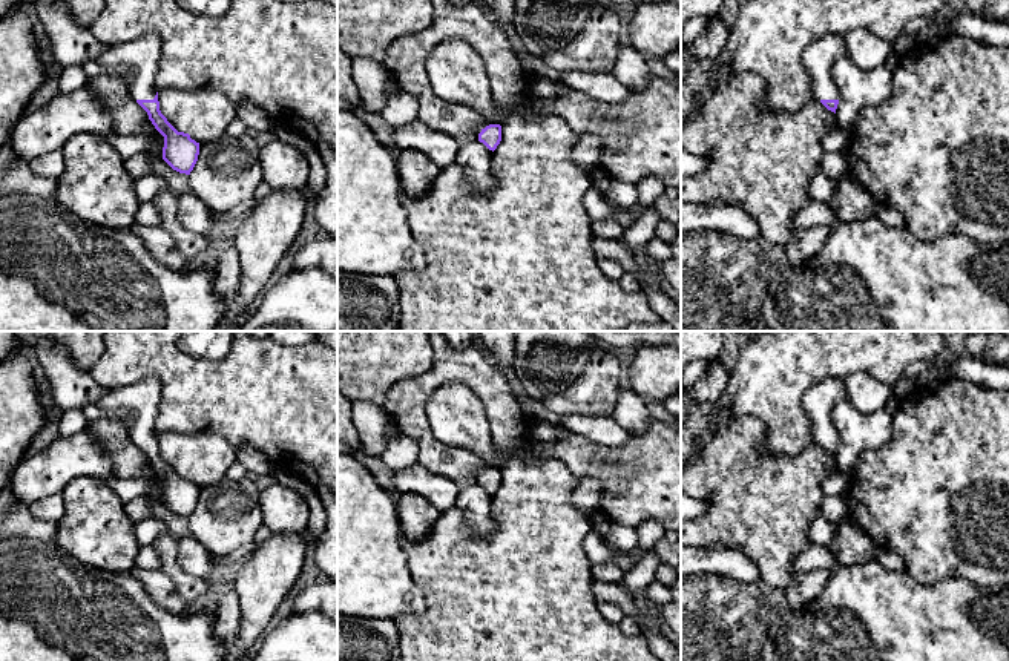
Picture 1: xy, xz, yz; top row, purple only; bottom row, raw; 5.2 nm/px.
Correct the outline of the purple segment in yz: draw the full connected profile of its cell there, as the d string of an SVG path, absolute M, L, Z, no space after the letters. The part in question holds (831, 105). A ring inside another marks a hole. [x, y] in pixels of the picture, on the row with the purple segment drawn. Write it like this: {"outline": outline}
{"outline": "M836 34L810 44L802 55L802 63L811 77L814 98L834 113L840 90L831 78L831 67L846 57L848 51L843 43L843 35Z"}

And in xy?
{"outline": "M146 34L127 43L109 44L95 61L104 69L129 67L132 71L126 80L129 92L164 136L163 159L173 170L190 175L198 161L199 143L189 133L178 132L159 110L155 77L161 54L161 38L156 34Z"}

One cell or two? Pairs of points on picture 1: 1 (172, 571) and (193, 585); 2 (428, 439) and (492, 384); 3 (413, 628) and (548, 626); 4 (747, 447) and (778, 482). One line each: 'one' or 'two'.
1: one
2: one
3: one
4: one

